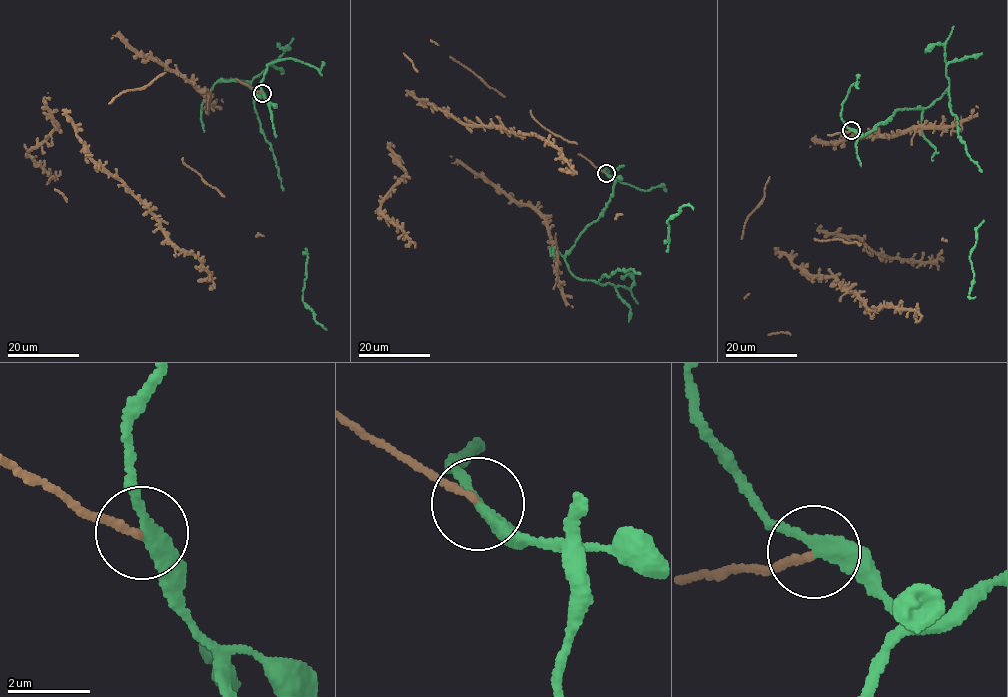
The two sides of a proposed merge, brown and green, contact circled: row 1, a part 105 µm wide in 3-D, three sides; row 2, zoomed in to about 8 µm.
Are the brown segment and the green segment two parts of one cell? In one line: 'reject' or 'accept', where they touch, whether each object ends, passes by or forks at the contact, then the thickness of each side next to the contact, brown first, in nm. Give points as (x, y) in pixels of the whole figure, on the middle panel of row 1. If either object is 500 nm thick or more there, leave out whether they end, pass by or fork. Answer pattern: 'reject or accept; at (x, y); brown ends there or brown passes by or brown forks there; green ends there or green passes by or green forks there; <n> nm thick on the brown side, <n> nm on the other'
reject; at (606, 173); brown ends there; green passes by; 170 nm thick on the brown side, 300 nm on the other

